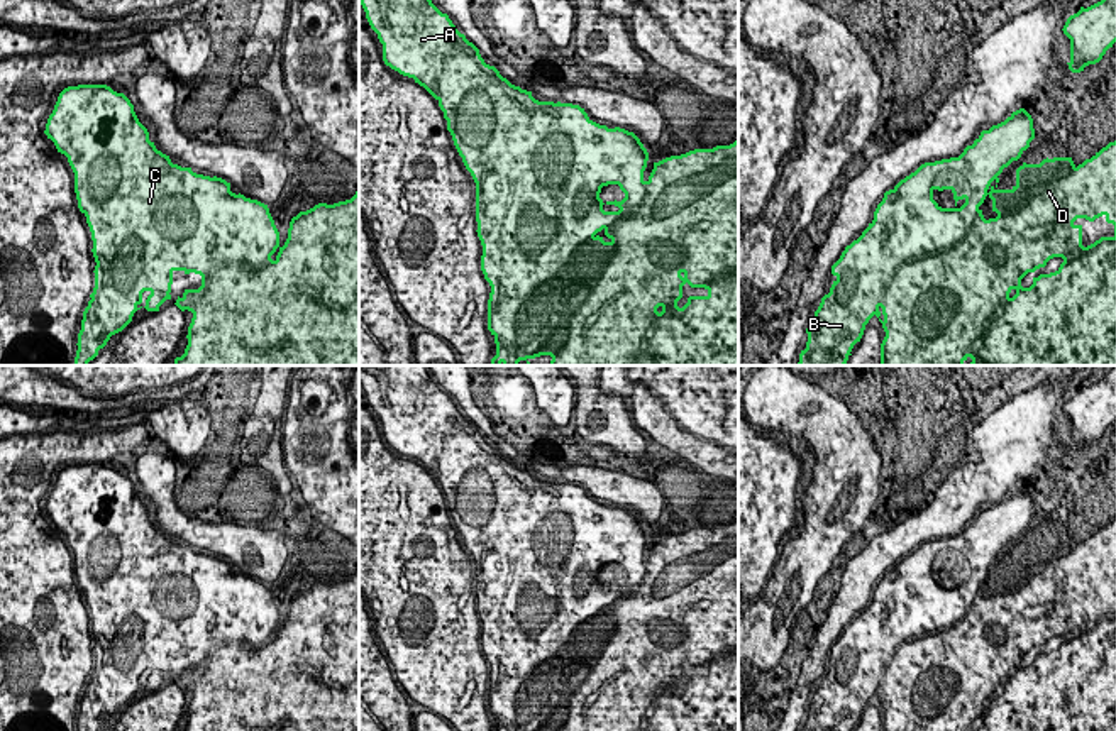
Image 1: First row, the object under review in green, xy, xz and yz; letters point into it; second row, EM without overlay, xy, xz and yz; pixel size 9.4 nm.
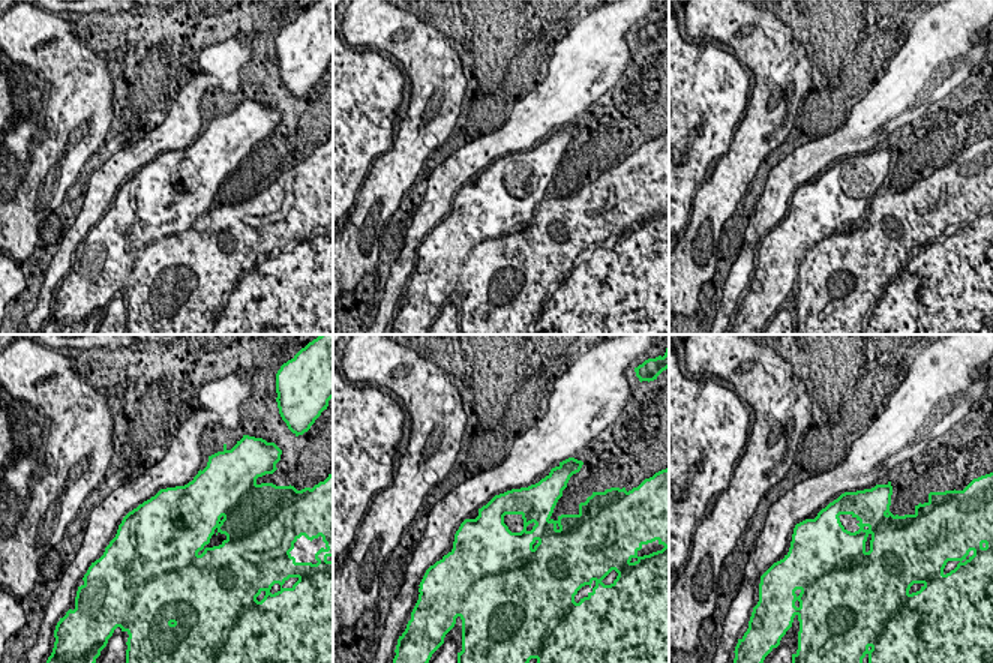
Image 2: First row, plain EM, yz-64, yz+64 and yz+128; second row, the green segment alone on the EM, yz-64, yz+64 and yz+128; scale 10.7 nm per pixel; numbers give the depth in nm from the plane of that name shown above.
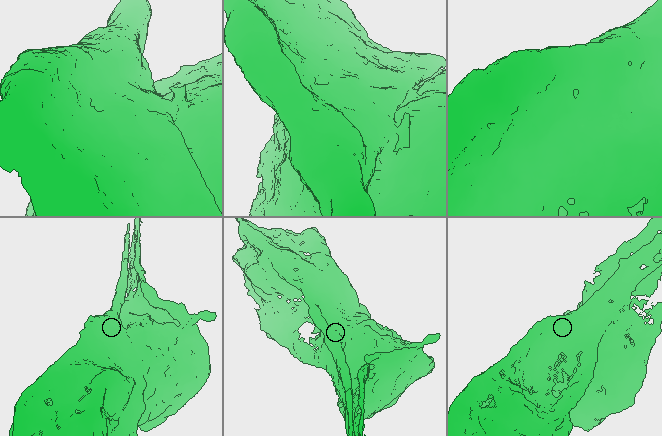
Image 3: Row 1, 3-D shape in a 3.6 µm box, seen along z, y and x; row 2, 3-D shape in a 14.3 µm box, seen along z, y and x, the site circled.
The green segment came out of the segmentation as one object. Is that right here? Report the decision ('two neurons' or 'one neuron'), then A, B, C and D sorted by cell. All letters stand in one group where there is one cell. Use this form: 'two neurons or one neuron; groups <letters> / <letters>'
two neurons; groups A C / B D

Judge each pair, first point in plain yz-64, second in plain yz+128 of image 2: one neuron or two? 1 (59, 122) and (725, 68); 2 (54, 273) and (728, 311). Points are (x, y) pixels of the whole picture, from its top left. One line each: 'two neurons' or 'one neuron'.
1: two neurons
2: one neuron

